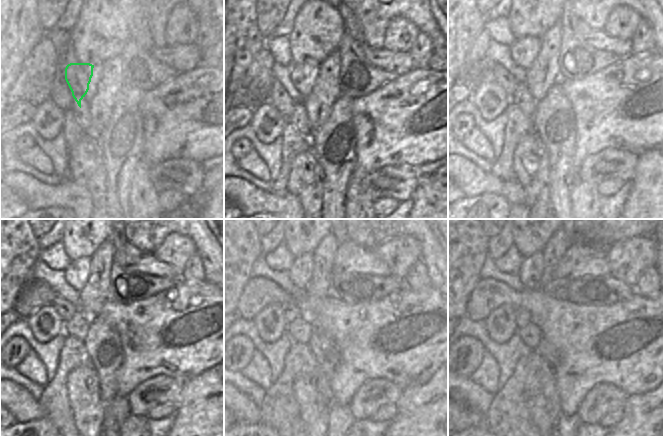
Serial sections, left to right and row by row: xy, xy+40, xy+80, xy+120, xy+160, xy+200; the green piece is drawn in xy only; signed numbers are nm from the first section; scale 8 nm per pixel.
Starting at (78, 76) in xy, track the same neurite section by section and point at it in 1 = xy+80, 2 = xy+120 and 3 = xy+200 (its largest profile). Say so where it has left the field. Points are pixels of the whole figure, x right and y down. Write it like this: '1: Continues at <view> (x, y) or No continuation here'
1: Continues at xy+80 (523, 51)
2: Continues at xy+120 (77, 273)
3: Continues at xy+200 (531, 270)

